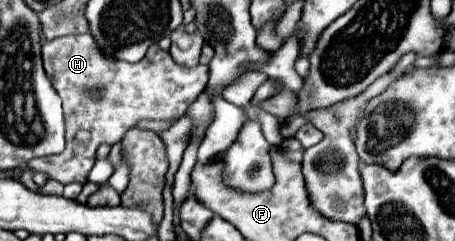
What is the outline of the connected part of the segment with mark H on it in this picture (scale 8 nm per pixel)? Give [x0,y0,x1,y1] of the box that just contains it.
[27,34,207,184]

